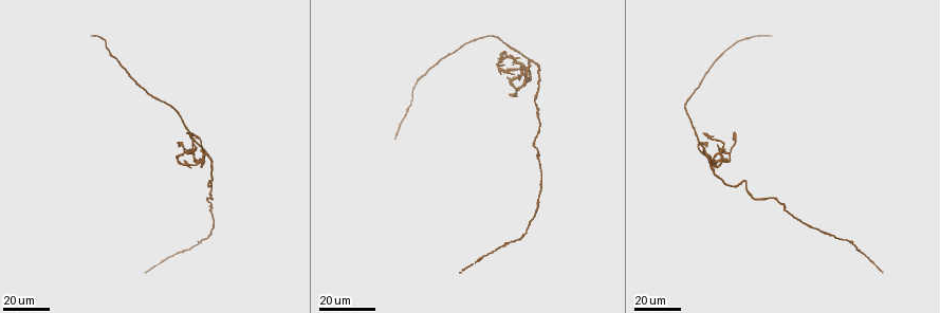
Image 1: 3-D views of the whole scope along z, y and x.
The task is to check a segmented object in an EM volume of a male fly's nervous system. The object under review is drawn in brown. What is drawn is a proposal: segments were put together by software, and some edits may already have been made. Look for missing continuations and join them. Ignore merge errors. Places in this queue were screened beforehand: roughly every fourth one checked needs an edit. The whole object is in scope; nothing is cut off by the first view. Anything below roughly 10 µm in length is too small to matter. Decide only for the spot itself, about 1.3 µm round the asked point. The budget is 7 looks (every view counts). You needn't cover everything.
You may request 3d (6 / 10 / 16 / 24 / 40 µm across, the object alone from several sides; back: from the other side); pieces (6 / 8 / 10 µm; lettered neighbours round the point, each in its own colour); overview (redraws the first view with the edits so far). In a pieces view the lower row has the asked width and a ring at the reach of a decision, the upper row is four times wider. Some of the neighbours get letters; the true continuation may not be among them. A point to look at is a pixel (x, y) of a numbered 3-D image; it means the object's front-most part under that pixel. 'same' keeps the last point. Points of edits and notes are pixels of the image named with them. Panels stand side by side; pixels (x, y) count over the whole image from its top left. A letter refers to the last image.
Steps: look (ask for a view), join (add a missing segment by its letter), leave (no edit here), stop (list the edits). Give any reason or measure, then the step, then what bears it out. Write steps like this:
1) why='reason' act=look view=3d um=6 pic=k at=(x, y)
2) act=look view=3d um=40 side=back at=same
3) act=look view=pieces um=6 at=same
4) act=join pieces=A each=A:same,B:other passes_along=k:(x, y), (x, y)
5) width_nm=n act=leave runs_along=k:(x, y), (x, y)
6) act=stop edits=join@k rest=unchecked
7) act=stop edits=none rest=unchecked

why='an open end' act=look view=3d um=40 pic=1 at=(519, 58)

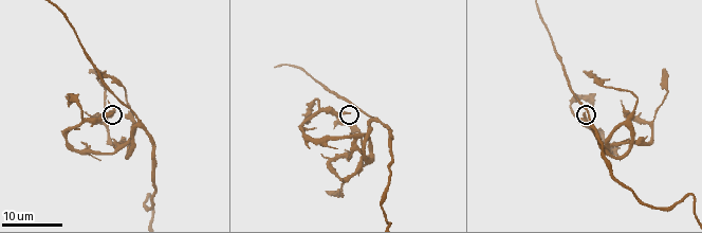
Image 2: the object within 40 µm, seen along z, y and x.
act=look view=pieces um=8 pic=2 at=(351, 112)

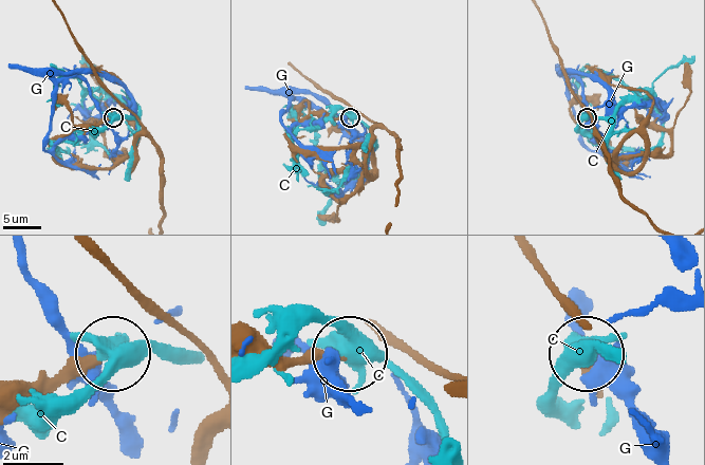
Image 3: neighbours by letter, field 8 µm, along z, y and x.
act=leave each=C:other,G:other found='no lettered segment goes on from it'

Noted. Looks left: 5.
why='end of a long branch' act=look view=3d um=40 pic=1 at=(145, 274)

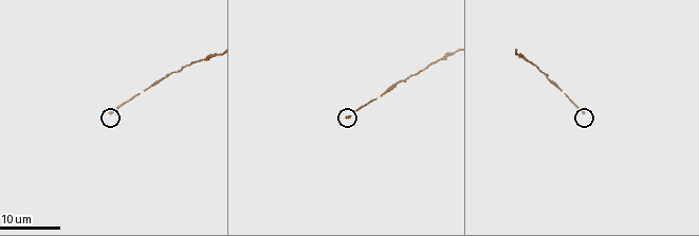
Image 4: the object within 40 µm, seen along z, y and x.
act=look view=pieces um=10 pic=4 at=(585, 112)

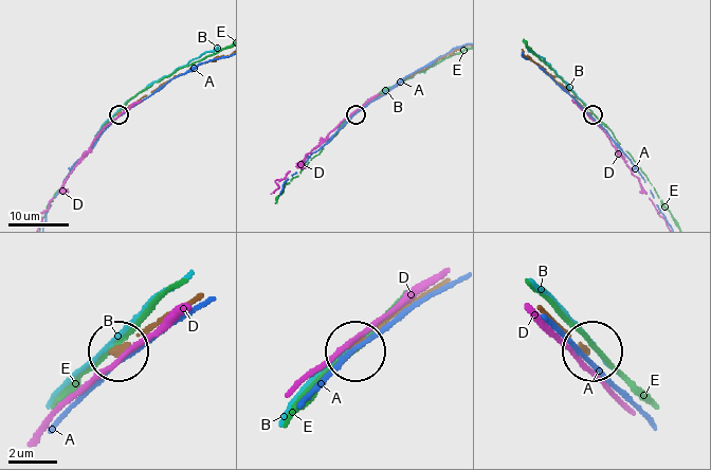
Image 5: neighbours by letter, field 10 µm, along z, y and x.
act=leave each=A:other,B:other,D:other,E:other runs_along=5:(449, 53), (400, 79), (356, 112) found='none of them fits'

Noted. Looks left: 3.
why='tapers out' act=look view=3d um=40 pic=1 at=(395, 136)

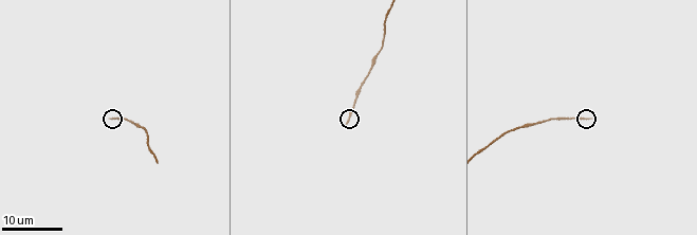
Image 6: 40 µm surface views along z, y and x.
why='see the neighbours' act=look view=pieces um=8 pic=6 at=(349, 123)

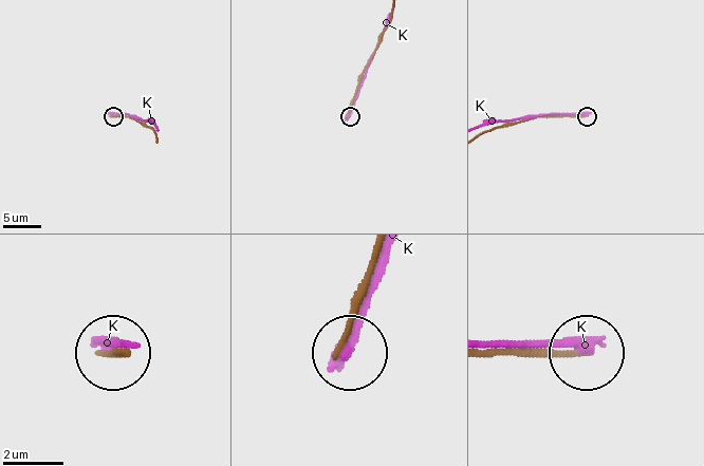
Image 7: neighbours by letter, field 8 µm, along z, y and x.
act=leave each=K:other runs_along=7:(155, 138), (151, 128), (132, 118), (111, 116) found='none of them fits'

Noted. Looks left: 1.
act=stop edits=none rest=unchecked

